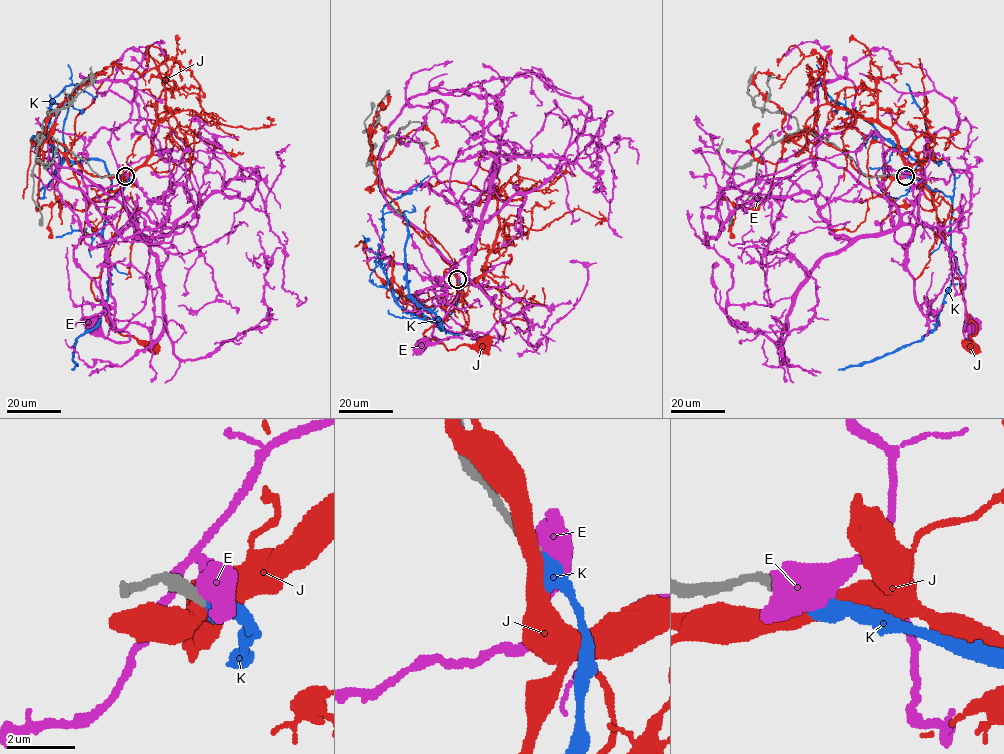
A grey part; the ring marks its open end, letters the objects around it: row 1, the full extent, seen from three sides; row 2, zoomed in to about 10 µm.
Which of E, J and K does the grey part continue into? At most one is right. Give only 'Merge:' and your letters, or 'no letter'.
Merge: K

